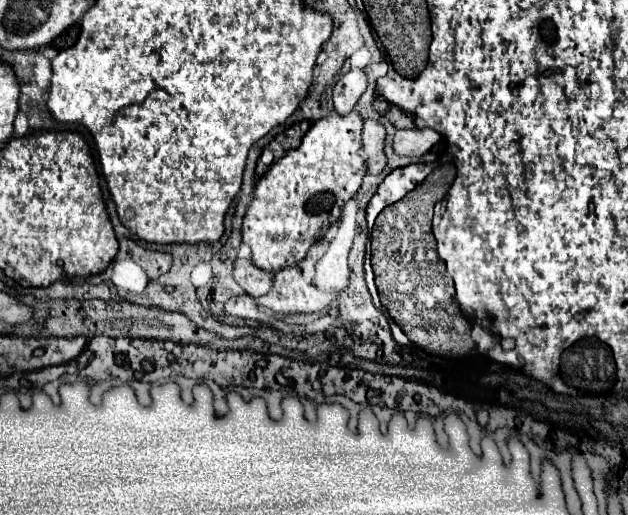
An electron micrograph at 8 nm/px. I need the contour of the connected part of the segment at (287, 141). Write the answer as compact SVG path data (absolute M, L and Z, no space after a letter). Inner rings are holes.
M298 122L296 126L292 126L290 130L286 130L286 132L282 132L282 134L278 134L270 144L268 144L268 148L272 150L272 154L274 154L274 160L278 160L280 158L280 154L284 154L286 150L290 150L290 148L296 148L298 144L300 144L300 138L304 136L304 132L308 130L308 122Z

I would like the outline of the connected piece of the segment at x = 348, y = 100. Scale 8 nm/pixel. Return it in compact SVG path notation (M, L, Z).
M350 70L344 76L340 76L340 80L334 86L334 96L332 96L334 110L340 116L350 114L358 98L364 94L366 86L368 86L368 80L366 80L364 70Z

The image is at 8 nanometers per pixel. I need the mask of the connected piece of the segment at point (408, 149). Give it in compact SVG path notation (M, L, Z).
M396 130L394 140L392 140L392 148L398 156L406 156L406 158L418 158L424 156L426 152L432 150L432 146L436 146L440 140L440 134L434 130Z

